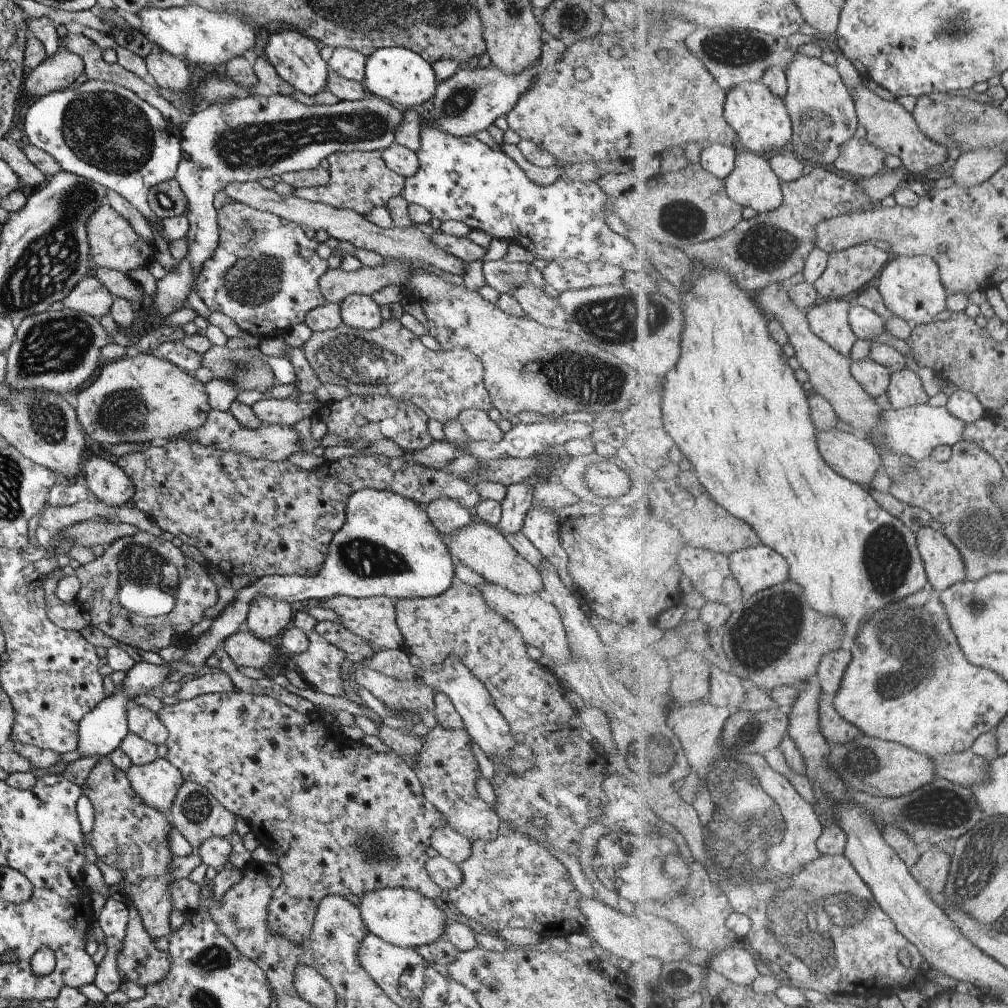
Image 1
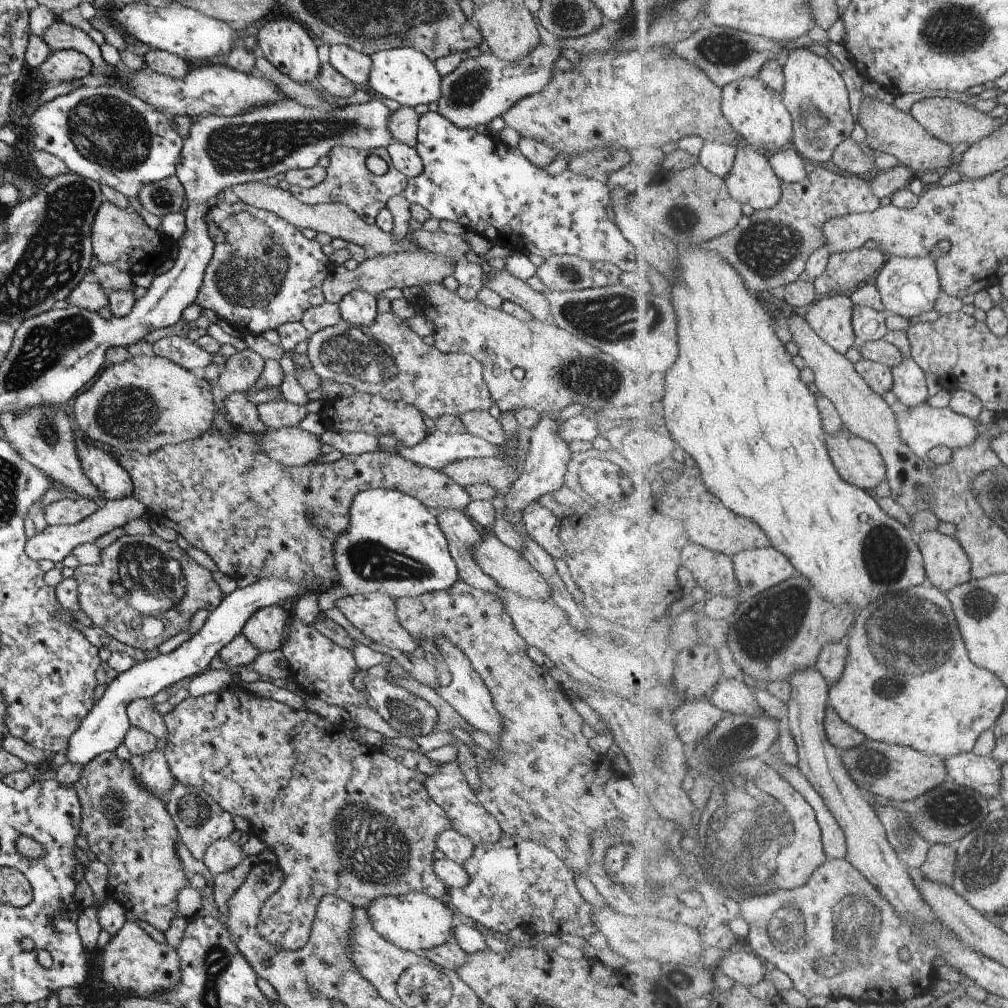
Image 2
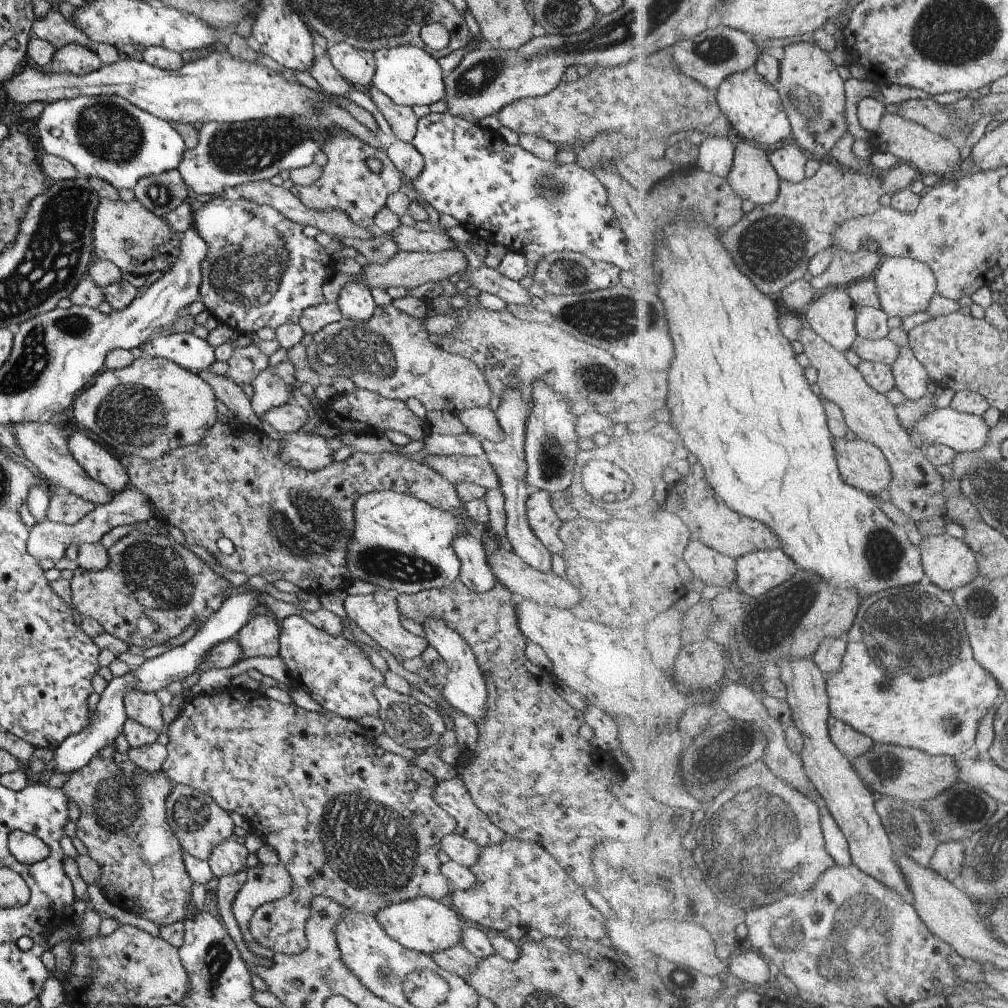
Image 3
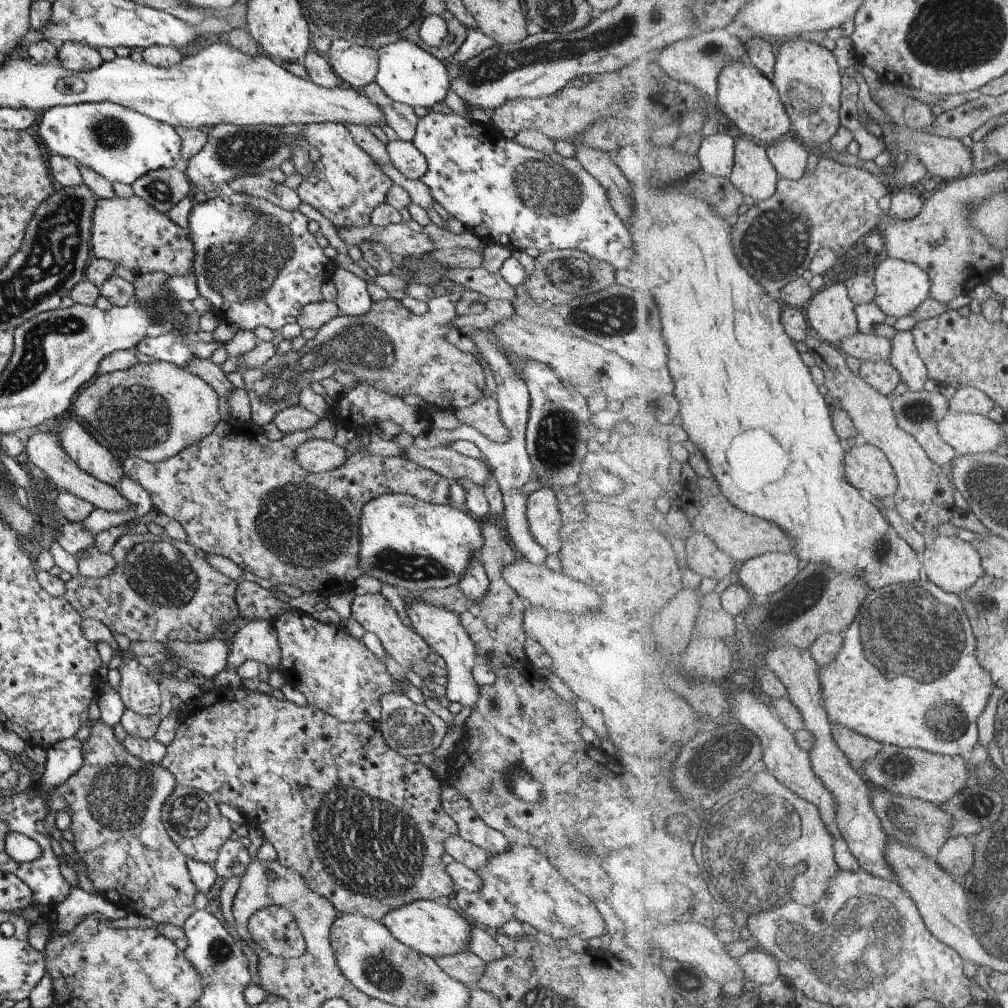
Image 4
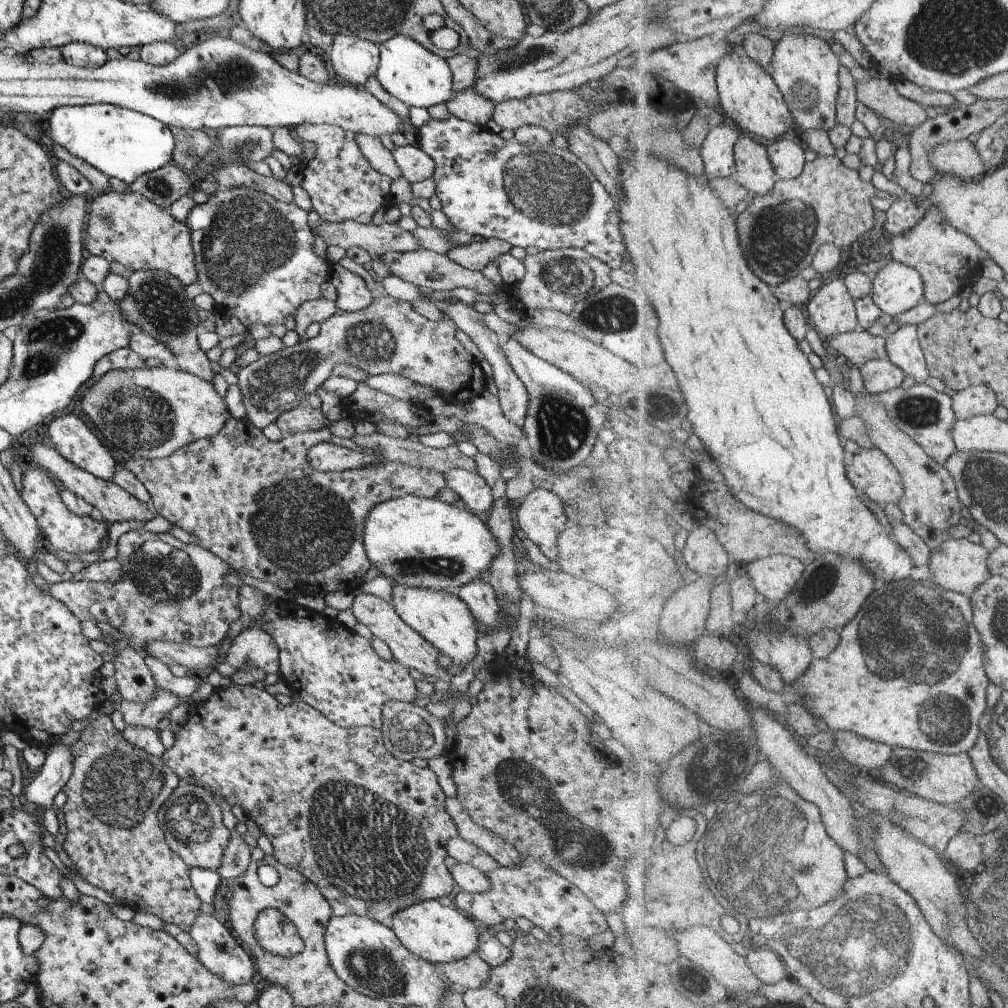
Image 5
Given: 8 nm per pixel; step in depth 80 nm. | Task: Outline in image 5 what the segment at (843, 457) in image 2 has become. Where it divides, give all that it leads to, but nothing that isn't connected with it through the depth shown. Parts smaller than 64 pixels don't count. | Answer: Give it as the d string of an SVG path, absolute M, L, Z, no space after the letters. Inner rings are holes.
M879 448L861 449L847 471L856 488L873 502L886 507L899 504L904 497L905 483L900 470Z

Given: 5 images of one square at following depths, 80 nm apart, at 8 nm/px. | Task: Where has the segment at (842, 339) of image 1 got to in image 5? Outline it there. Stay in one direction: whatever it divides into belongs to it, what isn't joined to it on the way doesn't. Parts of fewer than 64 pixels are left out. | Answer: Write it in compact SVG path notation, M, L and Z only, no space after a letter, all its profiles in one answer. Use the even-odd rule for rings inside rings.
M835 278L810 298L806 306L809 320L825 340L859 330L856 301L845 279Z

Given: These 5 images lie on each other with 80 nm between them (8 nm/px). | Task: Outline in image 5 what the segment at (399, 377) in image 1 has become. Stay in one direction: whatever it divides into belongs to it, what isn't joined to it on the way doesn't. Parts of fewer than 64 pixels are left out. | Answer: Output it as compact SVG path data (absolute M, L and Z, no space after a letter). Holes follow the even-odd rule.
M389 295L372 299L369 306L358 311L336 312L320 324L317 336L297 342L290 347L285 346L273 354L259 356L257 360L238 370L236 385L241 394L239 399L241 407L246 412L245 420L255 430L263 430L265 426L275 422L282 412L303 404L306 395L315 393L323 380L330 376L332 366L338 362L361 367L368 376L383 373L400 374L417 384L432 388L433 396L441 397L445 403L454 405L469 403L483 390L485 376L479 369L478 362L455 339L456 329L449 317L440 322L427 320L415 312L410 302L394 299Z

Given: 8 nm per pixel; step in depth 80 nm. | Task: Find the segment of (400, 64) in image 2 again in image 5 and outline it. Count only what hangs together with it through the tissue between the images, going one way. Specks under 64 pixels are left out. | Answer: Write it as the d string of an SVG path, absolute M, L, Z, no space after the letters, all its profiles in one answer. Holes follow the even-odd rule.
M395 35L378 45L378 65L374 76L391 96L408 107L429 108L433 104L445 103L451 96L451 73L447 61L430 53L412 38Z

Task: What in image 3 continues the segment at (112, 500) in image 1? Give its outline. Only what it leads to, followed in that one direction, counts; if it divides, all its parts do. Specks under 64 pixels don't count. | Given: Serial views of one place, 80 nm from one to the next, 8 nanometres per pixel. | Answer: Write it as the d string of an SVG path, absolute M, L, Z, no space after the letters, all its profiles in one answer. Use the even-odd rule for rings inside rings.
M69 428L66 431L67 448L83 472L95 482L106 486L111 495L127 486L128 476L123 465L104 446L99 446L79 428Z

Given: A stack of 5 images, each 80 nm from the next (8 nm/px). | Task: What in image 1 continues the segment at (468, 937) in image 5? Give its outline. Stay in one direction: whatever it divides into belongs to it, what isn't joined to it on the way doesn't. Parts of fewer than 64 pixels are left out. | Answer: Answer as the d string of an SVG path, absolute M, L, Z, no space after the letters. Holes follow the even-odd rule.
M384 888L369 891L362 896L357 908L369 933L386 943L403 948L415 949L439 940L447 922L445 913L433 903L433 899L411 889Z

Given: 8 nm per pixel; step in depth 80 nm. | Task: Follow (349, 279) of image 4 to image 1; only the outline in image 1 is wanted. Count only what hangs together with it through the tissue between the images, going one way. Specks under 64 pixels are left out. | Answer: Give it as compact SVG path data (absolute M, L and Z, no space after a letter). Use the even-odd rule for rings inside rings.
M350 294L339 304L343 324L354 329L371 330L381 322L378 304L370 295Z

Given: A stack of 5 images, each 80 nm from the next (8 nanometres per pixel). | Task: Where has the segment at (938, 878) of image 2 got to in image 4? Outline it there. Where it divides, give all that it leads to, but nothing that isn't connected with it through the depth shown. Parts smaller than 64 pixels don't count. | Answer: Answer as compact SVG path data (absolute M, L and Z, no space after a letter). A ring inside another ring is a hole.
M965 835L951 836L942 846L936 860L941 868L949 871L954 877L965 876L976 866L976 848L973 839Z

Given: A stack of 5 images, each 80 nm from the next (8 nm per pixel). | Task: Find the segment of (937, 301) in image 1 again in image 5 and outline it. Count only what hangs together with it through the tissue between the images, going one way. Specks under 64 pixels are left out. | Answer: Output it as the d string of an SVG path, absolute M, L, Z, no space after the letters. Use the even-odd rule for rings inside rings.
M899 261L887 264L874 277L873 300L893 318L915 308L925 298L925 283L921 273Z

